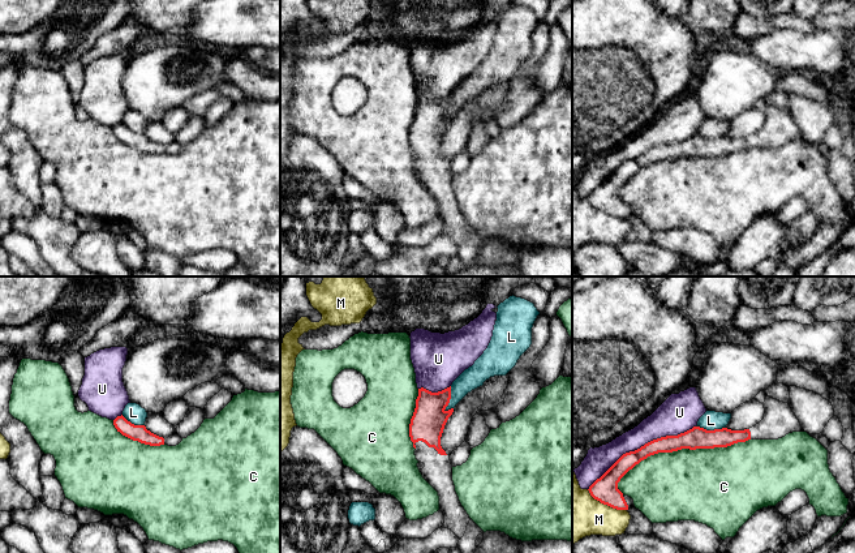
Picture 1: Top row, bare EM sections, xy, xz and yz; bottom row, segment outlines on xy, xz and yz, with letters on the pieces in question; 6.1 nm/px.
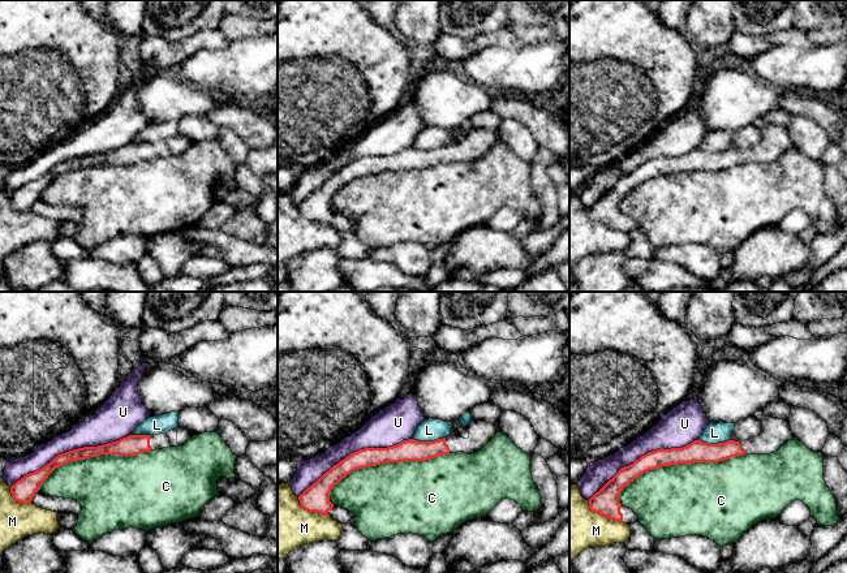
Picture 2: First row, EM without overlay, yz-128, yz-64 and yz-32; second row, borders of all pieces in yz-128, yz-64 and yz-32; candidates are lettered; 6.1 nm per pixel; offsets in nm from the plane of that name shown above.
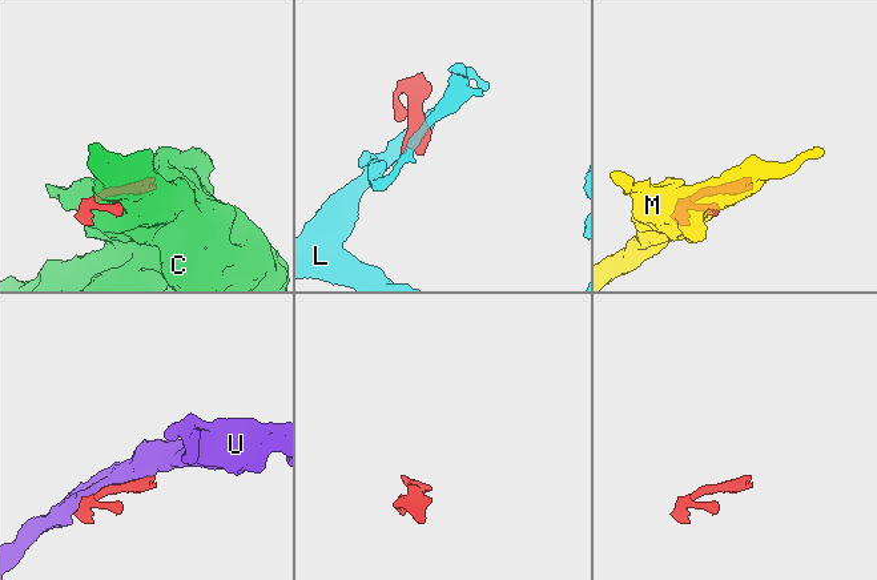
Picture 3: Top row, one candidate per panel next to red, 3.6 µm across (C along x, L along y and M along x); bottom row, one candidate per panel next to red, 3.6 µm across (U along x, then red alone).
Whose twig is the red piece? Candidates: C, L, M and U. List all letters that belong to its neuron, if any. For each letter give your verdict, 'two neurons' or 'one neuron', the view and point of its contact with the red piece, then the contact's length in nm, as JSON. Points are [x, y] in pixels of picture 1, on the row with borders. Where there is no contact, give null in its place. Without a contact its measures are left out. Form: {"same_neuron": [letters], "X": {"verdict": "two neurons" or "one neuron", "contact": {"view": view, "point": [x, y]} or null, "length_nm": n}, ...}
{"same_neuron": [], "C": {"verdict": "two neurons", "contact": {"view": "yz", "point": [681, 449]}, "length_nm": 900}, "L": {"verdict": "two neurons", "contact": {"view": "xz", "point": [450, 398]}, "length_nm": 170}, "M": {"verdict": "two neurons", "contact": {"view": "yz", "point": [606, 504]}, "length_nm": 280}, "U": {"verdict": "two neurons", "contact": {"view": "yz", "point": [641, 446]}, "length_nm": 750}}

